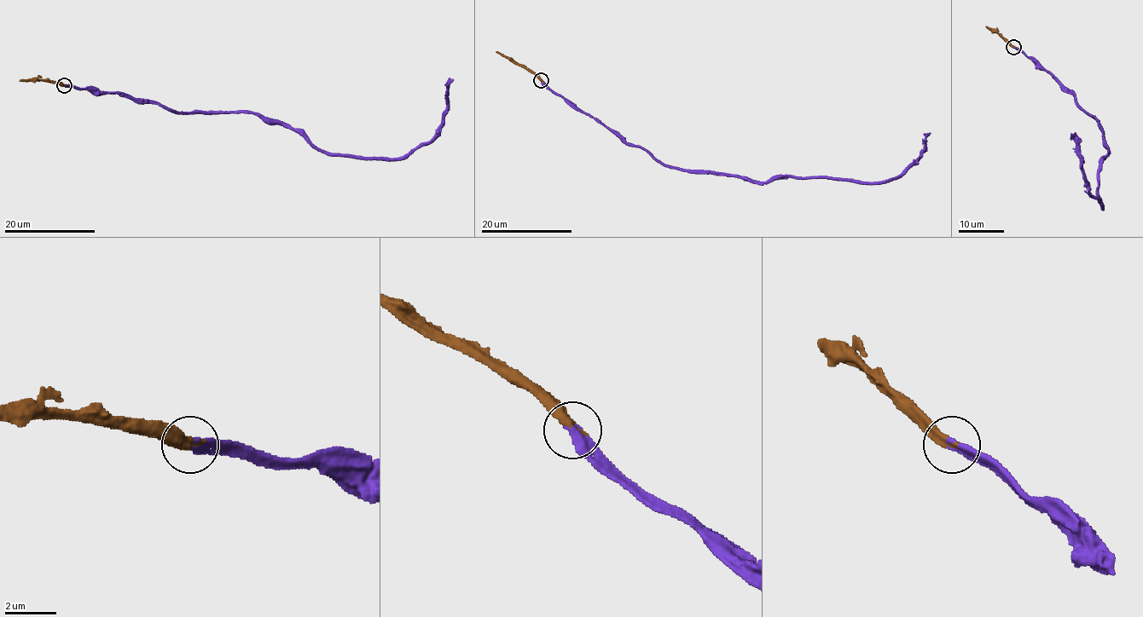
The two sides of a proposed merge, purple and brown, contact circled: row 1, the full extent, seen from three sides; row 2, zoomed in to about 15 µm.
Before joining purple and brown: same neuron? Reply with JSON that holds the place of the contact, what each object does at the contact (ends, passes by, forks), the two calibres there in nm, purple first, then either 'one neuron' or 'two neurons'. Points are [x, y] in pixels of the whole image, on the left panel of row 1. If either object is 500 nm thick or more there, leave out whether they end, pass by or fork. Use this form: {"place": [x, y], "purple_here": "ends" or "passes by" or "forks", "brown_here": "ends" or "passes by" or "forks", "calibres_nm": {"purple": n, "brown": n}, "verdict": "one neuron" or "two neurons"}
{"place": [64, 85], "purple_here": "ends", "brown_here": "ends", "calibres_nm": {"purple": 400, "brown": 440}, "verdict": "one neuron"}

